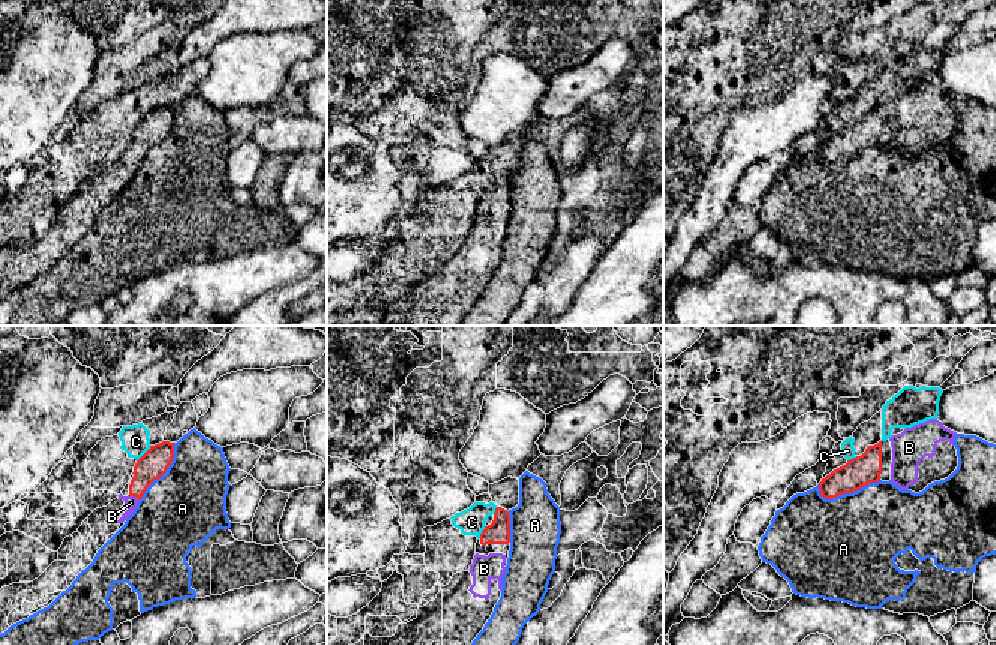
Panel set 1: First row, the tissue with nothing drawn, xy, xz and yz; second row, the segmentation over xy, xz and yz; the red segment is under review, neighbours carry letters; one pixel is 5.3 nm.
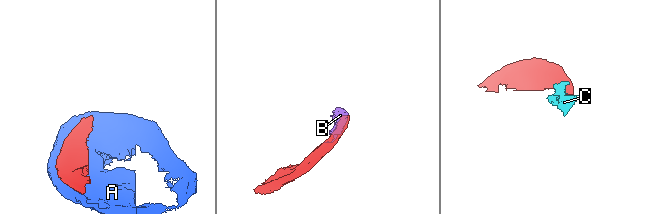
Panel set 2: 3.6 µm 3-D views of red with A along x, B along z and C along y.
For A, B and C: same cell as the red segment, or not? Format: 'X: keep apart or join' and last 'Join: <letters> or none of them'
A: keep apart
B: join
C: keep apart
Join: B

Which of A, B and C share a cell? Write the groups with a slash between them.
A / B / C

